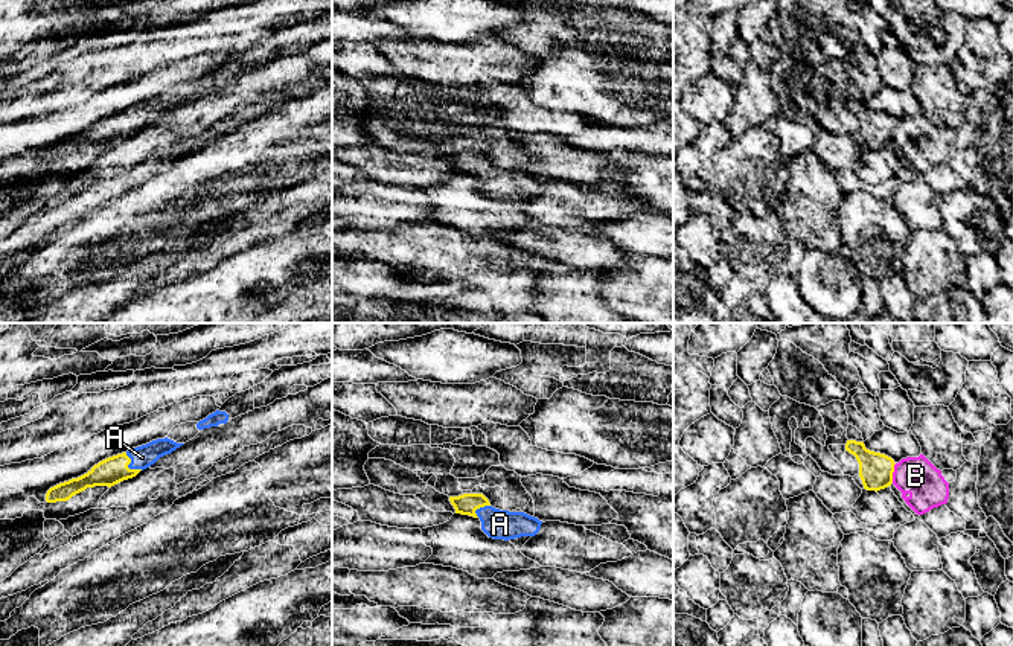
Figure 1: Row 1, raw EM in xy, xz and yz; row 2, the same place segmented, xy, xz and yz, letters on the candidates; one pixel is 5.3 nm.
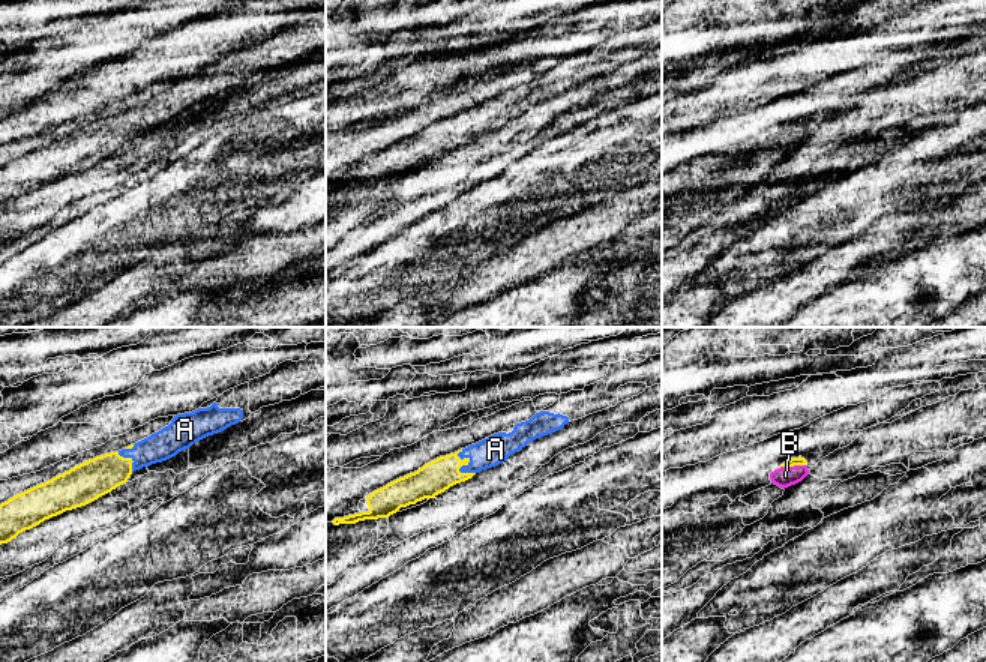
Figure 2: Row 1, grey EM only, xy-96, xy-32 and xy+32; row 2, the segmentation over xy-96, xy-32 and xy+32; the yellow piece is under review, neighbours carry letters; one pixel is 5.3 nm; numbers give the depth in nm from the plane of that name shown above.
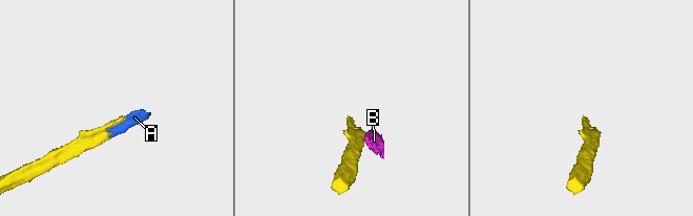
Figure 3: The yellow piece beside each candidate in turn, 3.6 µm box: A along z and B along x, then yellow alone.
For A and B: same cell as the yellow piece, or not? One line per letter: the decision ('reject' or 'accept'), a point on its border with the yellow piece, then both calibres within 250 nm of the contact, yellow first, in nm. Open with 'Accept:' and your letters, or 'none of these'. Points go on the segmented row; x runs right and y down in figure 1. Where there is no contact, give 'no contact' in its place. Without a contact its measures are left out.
Accept: A
A: accept | xy (127, 466) | 140/120 nm
B: reject | yz (891, 473) | 180/200 nm

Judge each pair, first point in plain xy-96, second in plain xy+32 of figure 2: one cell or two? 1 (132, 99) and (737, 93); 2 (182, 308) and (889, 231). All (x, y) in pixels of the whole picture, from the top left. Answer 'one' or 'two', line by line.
1: two
2: two

